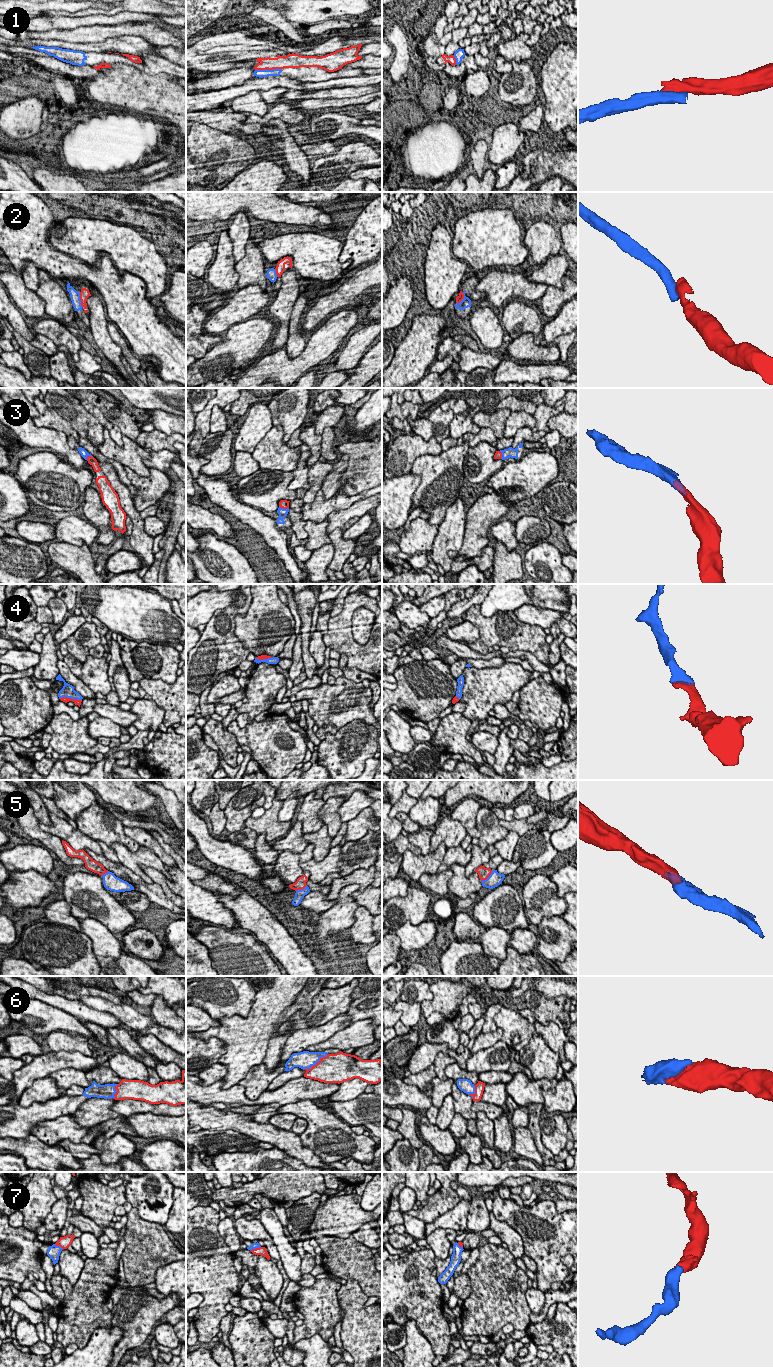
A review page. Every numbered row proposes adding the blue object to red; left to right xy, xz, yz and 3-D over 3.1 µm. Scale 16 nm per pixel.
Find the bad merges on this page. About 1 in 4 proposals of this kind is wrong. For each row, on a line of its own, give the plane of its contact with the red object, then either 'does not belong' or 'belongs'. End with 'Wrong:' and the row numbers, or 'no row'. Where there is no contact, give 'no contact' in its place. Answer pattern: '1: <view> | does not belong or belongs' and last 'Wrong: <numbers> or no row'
1: xz | does not belong
2: xy | does not belong
3: xz | belongs
4: xy | belongs
5: yz | belongs
6: xz | belongs
7: xz | belongs
Wrong: 1, 2

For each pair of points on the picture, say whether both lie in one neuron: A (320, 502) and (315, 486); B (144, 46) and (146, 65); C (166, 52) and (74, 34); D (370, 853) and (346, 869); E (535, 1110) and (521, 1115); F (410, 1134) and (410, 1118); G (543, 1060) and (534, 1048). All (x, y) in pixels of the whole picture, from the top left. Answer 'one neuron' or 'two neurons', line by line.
A: two neurons
B: two neurons
C: two neurons
D: one neuron
E: two neurons
F: one neuron
G: one neuron

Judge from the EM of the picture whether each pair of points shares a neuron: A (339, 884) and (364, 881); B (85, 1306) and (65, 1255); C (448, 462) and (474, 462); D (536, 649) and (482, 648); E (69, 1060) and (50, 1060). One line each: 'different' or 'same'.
A: same
B: different
C: different
D: same
E: same

